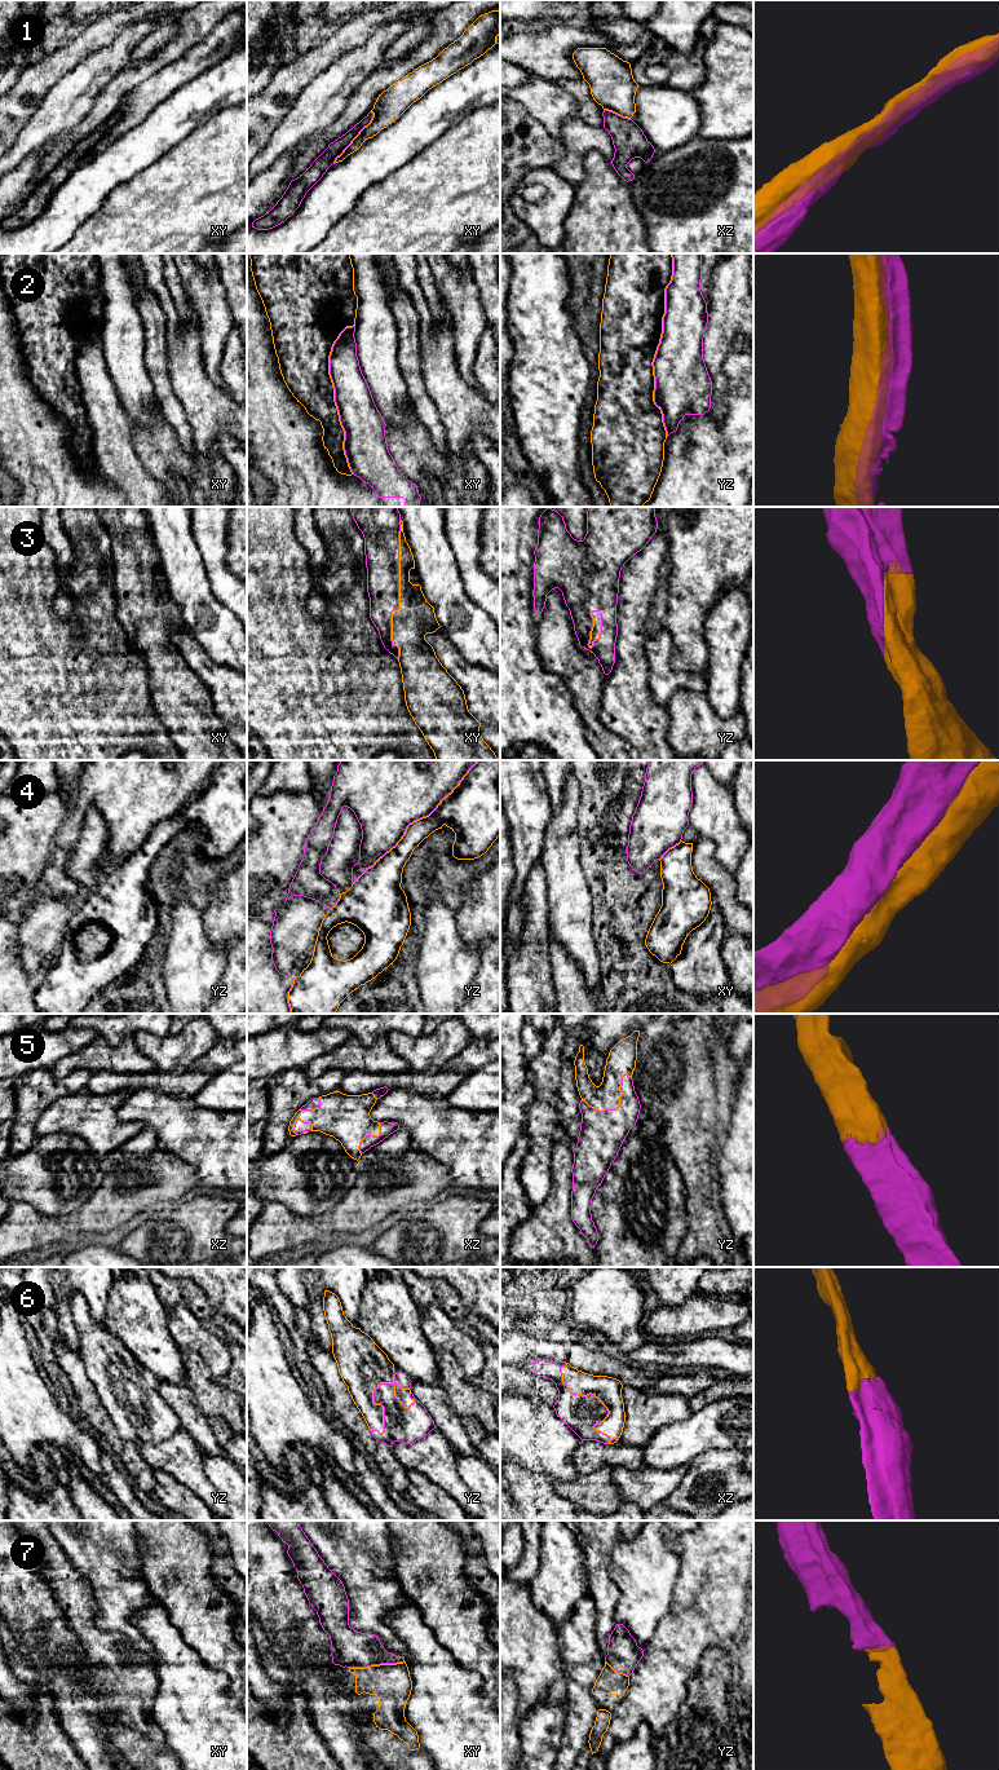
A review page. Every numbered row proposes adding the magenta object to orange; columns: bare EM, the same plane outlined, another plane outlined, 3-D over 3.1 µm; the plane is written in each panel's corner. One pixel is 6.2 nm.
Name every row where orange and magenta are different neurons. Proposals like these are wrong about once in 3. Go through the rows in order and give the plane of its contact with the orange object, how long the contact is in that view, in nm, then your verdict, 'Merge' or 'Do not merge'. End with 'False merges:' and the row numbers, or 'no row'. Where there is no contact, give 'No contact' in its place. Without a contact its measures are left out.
1: Touches orange in xy. Shared border 400 nm. Do not merge
2: Touches orange in yz. Shared border 1150 nm. Do not merge
3: Touches orange in xy. Shared border 850 nm. Merge
4: Touches orange in yz. Shared border 1100 nm. Do not merge
5: Touches orange in yz. Shared border 340 nm. Merge
6: Touches orange in yz. Shared border 400 nm. Merge
7: Touches orange in xy. Shared border 340 nm. Merge
False merges: 1, 2, 4

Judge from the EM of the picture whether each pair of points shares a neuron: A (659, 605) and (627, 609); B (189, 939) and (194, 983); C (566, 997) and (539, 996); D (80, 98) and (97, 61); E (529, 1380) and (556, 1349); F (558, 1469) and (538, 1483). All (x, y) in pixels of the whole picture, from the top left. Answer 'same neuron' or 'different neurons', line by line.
A: different neurons
B: same neuron
C: different neurons
D: same neuron
E: different neurons
F: different neurons

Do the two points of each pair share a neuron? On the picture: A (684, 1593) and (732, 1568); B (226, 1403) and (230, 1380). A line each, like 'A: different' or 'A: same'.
A: same
B: different

